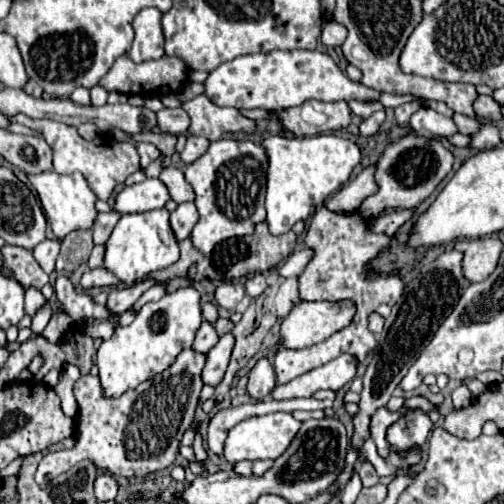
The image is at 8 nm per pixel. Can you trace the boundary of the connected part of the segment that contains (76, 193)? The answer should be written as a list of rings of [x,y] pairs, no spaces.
[[[42,172],[36,176],[30,176],[30,182],[38,192],[44,214],[46,214],[48,224],[50,224],[52,232],[56,234],[56,238],[62,240],[64,236],[68,236],[68,232],[74,232],[76,228],[92,228],[94,226],[94,220],[98,216],[98,210],[96,210],[98,198],[90,190],[86,178],[80,172],[74,172],[70,176],[56,174],[56,172]]]

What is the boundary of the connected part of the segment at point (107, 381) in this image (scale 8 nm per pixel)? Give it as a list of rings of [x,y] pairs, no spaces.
[[[192,286],[168,292],[158,302],[144,304],[132,324],[116,328],[112,338],[104,340],[102,346],[98,348],[96,366],[100,368],[100,382],[104,394],[110,398],[118,398],[126,390],[136,388],[140,382],[150,380],[152,376],[170,368],[176,356],[184,348],[192,346],[200,322],[202,322],[200,294]]]

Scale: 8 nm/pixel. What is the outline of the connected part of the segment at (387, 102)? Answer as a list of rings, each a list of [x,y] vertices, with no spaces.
[[[382,94],[382,96],[380,96],[380,102],[382,102],[386,108],[396,108],[396,106],[400,106],[400,104],[406,104],[408,100],[420,100],[420,98],[416,98],[416,96],[412,96],[412,94],[402,94],[402,96]]]

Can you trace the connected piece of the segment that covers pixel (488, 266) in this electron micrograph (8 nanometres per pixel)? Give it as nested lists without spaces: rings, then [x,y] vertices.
[[[478,238],[456,242],[454,248],[462,252],[462,272],[470,282],[486,280],[500,258],[502,242],[496,238]]]

